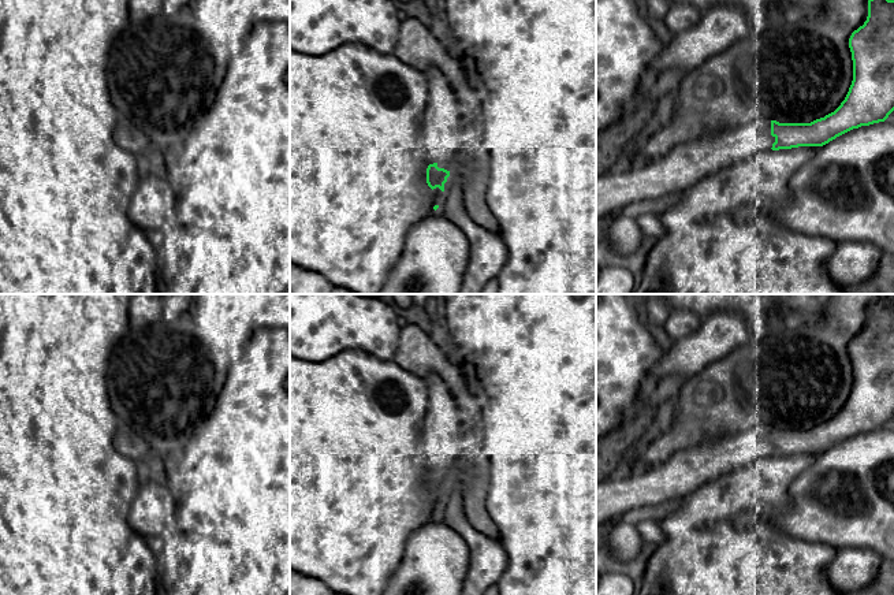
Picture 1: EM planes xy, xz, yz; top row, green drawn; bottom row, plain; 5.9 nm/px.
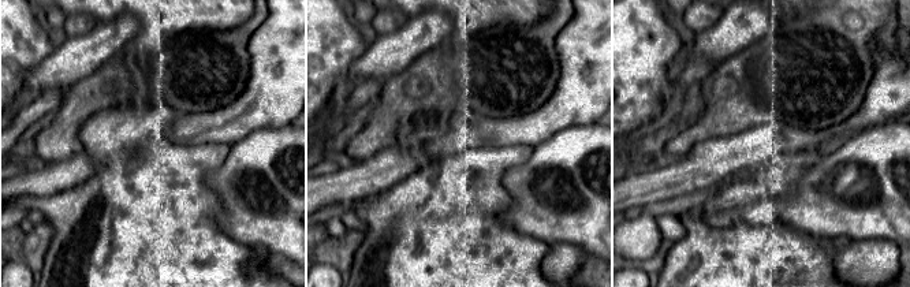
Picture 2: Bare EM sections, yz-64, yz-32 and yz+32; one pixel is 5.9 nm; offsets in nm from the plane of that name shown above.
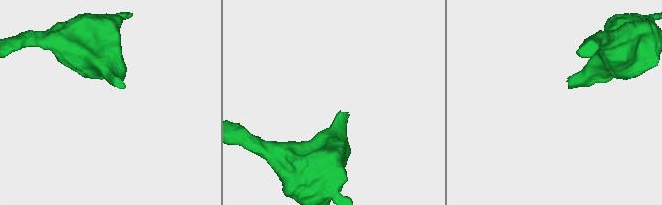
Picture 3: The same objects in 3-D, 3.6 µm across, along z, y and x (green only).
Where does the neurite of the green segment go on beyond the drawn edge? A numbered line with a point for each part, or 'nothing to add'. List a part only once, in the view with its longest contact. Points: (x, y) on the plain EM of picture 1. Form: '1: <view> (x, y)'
1: xz (442, 421)

